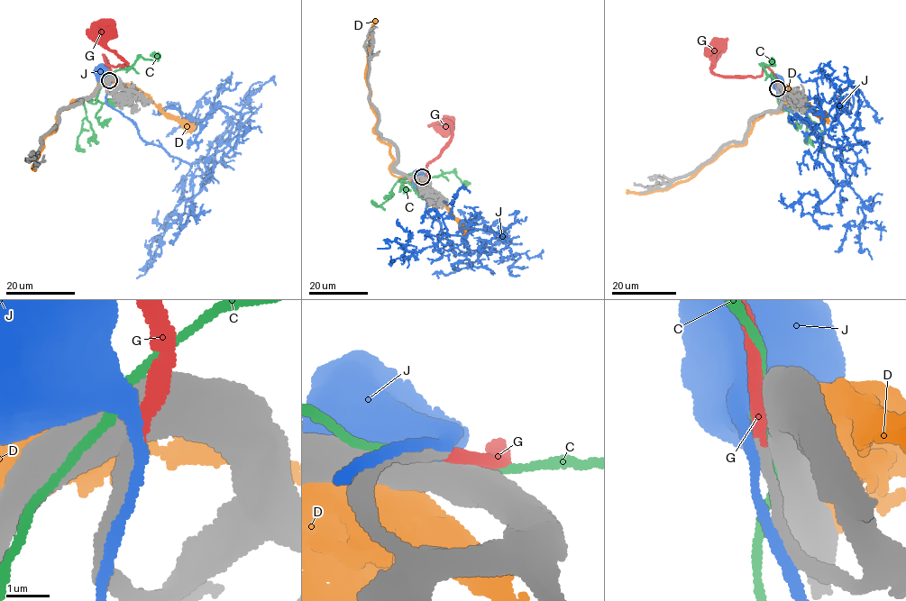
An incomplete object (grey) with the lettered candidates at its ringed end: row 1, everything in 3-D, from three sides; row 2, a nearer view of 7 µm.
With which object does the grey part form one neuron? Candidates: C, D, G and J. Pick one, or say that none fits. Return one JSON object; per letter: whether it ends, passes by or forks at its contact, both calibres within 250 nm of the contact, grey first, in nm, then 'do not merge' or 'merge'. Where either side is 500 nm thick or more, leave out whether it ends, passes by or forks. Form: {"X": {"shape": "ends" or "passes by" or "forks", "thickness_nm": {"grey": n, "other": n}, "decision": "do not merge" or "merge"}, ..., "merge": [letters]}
{"C": {"thickness_nm": {"grey": 750, "other": 200}, "decision": "do not merge"}, "D": {"thickness_nm": {"grey": 600, "other": 1100}, "decision": "do not merge"}, "G": {"thickness_nm": {"grey": 550, "other": 400}, "decision": "merge"}, "J": {"shape": "passes by", "thickness_nm": {"grey": 440, "other": 240}, "decision": "do not merge"}, "merge": ["G"]}

